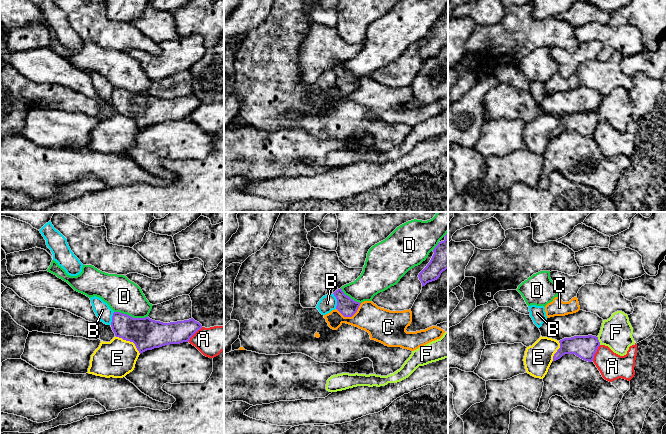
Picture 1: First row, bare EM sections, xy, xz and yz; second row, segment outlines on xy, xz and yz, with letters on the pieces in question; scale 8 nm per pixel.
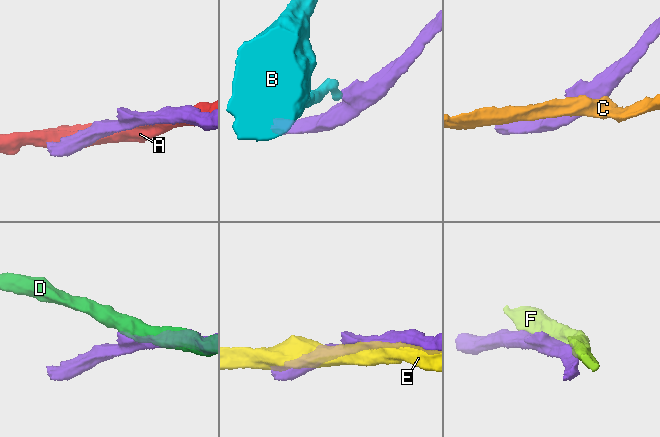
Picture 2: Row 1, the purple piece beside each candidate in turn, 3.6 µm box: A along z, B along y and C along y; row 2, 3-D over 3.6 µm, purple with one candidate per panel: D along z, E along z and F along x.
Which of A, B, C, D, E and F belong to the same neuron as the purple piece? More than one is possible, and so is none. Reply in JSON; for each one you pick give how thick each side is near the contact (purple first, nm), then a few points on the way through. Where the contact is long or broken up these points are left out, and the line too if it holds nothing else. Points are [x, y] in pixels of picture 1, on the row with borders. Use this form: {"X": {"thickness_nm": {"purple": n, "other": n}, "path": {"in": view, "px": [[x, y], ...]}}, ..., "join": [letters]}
{"join": []}

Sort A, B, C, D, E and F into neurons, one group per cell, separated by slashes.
A / B / C / D / E / F

